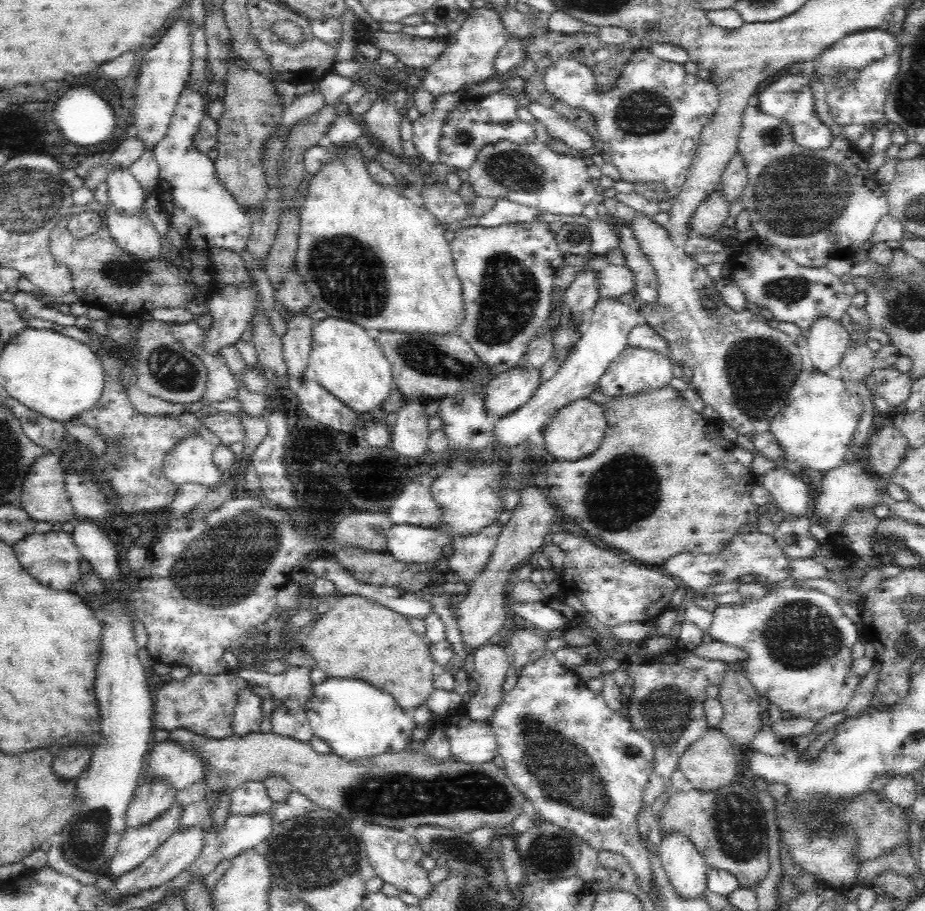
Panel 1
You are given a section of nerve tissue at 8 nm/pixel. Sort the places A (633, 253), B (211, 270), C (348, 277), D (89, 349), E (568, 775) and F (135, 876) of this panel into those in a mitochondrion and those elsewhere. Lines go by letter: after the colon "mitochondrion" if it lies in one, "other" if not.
A: other
B: other
C: mitochondrion
D: other
E: mitochondrion
F: other

